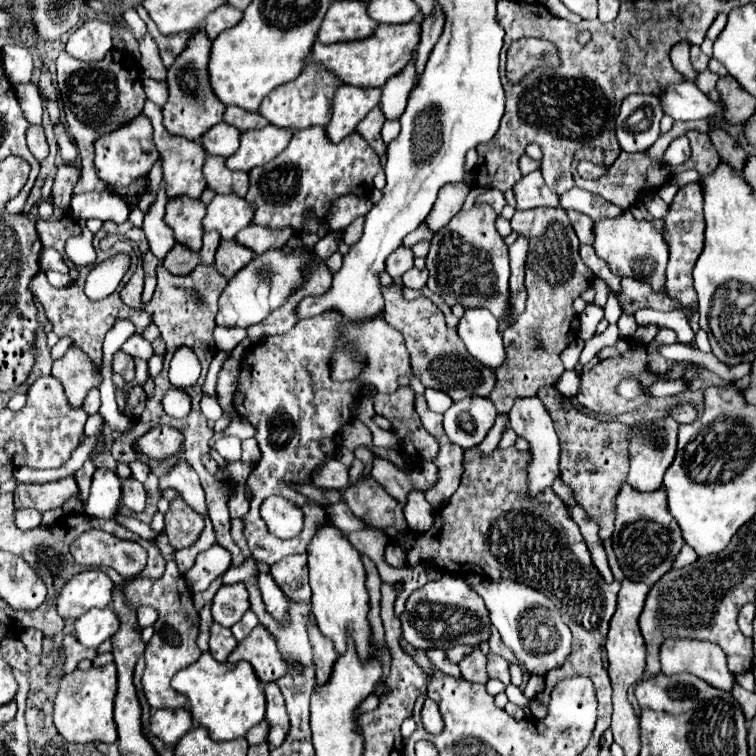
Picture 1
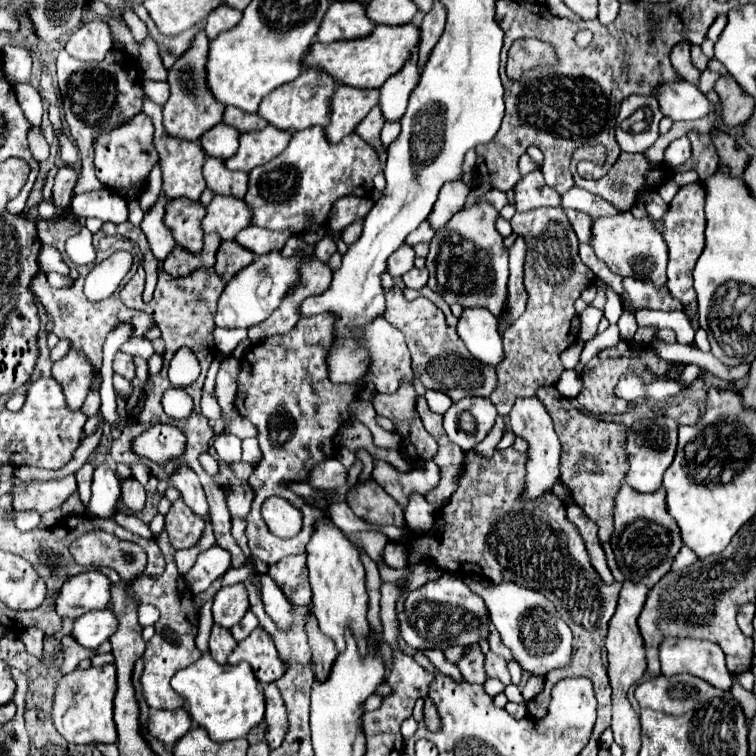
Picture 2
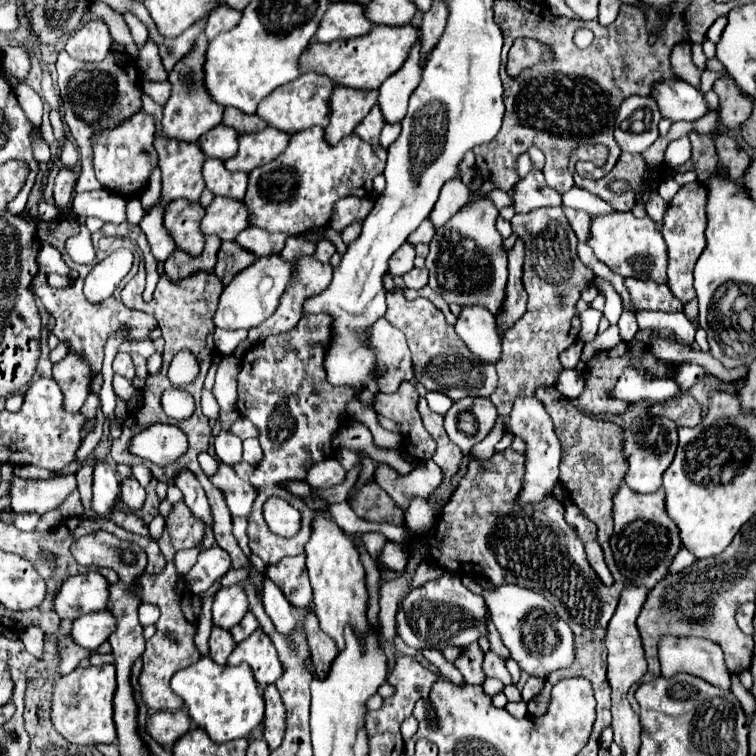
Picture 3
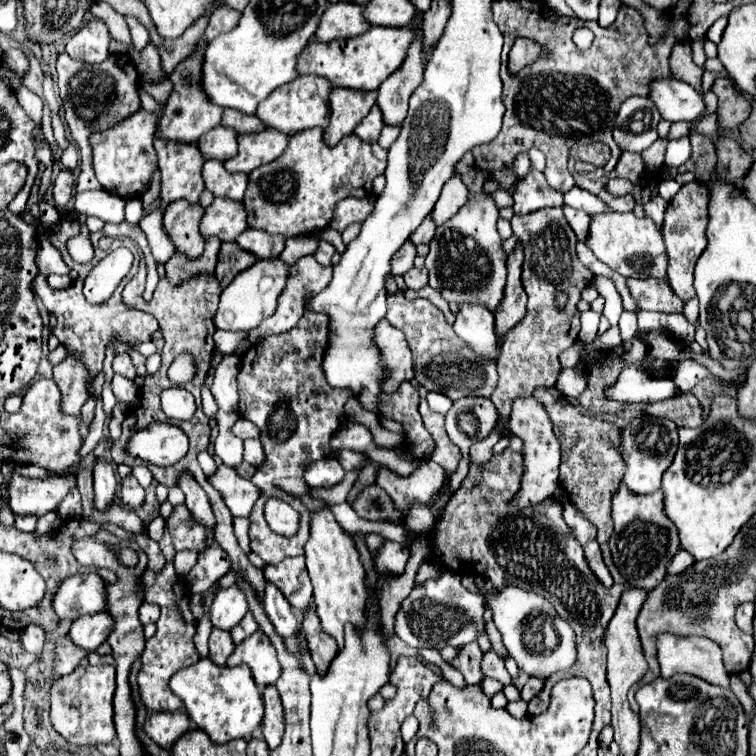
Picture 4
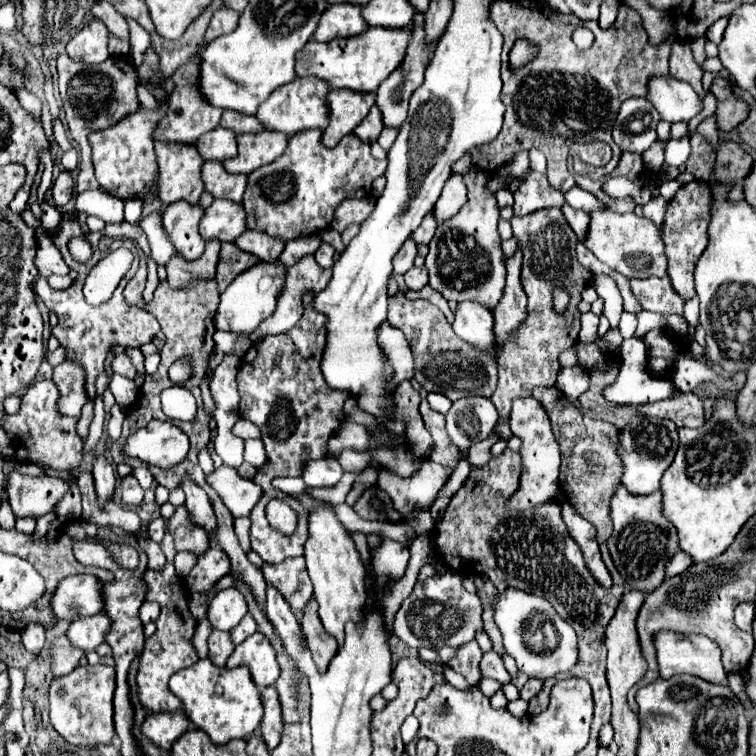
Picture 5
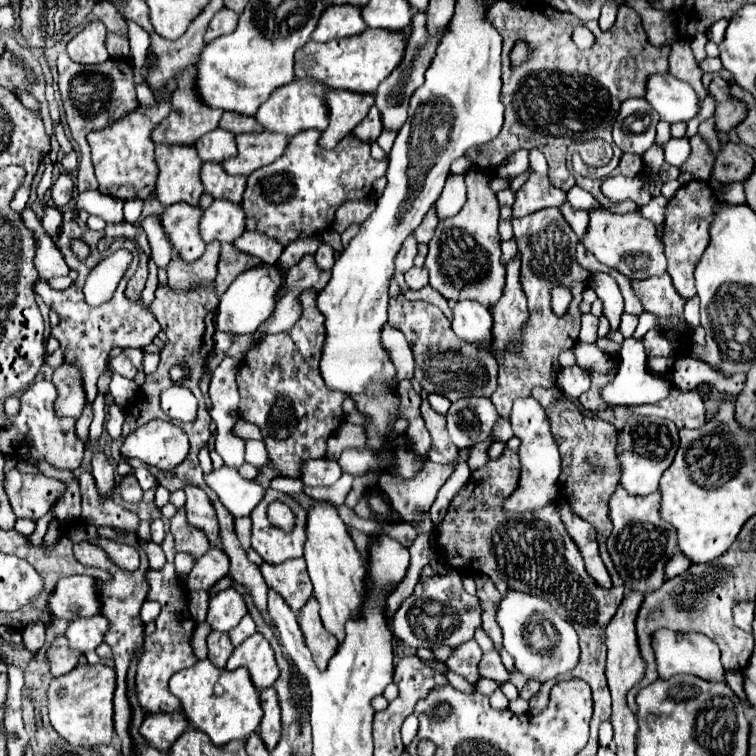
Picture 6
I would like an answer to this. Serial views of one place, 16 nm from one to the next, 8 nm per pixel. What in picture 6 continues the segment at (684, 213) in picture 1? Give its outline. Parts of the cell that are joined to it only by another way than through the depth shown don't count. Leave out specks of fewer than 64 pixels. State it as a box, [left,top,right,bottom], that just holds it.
[662,180,714,300]

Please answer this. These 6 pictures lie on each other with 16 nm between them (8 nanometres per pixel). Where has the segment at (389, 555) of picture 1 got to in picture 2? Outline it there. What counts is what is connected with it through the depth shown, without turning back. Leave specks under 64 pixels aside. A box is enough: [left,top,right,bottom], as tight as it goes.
[384,542,408,568]

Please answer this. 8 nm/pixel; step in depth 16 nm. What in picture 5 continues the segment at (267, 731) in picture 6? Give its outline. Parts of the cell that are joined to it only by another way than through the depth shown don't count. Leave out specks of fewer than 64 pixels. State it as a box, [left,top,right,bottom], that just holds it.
[262,686,284,750]

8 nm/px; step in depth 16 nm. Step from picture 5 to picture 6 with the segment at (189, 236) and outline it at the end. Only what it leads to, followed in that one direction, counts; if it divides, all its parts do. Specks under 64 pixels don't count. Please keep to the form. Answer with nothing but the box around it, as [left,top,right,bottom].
[162,202,204,262]

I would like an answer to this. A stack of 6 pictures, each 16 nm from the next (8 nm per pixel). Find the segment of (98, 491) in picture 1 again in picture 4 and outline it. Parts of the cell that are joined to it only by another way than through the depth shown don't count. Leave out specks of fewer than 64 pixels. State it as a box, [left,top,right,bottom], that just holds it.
[94,460,118,512]

